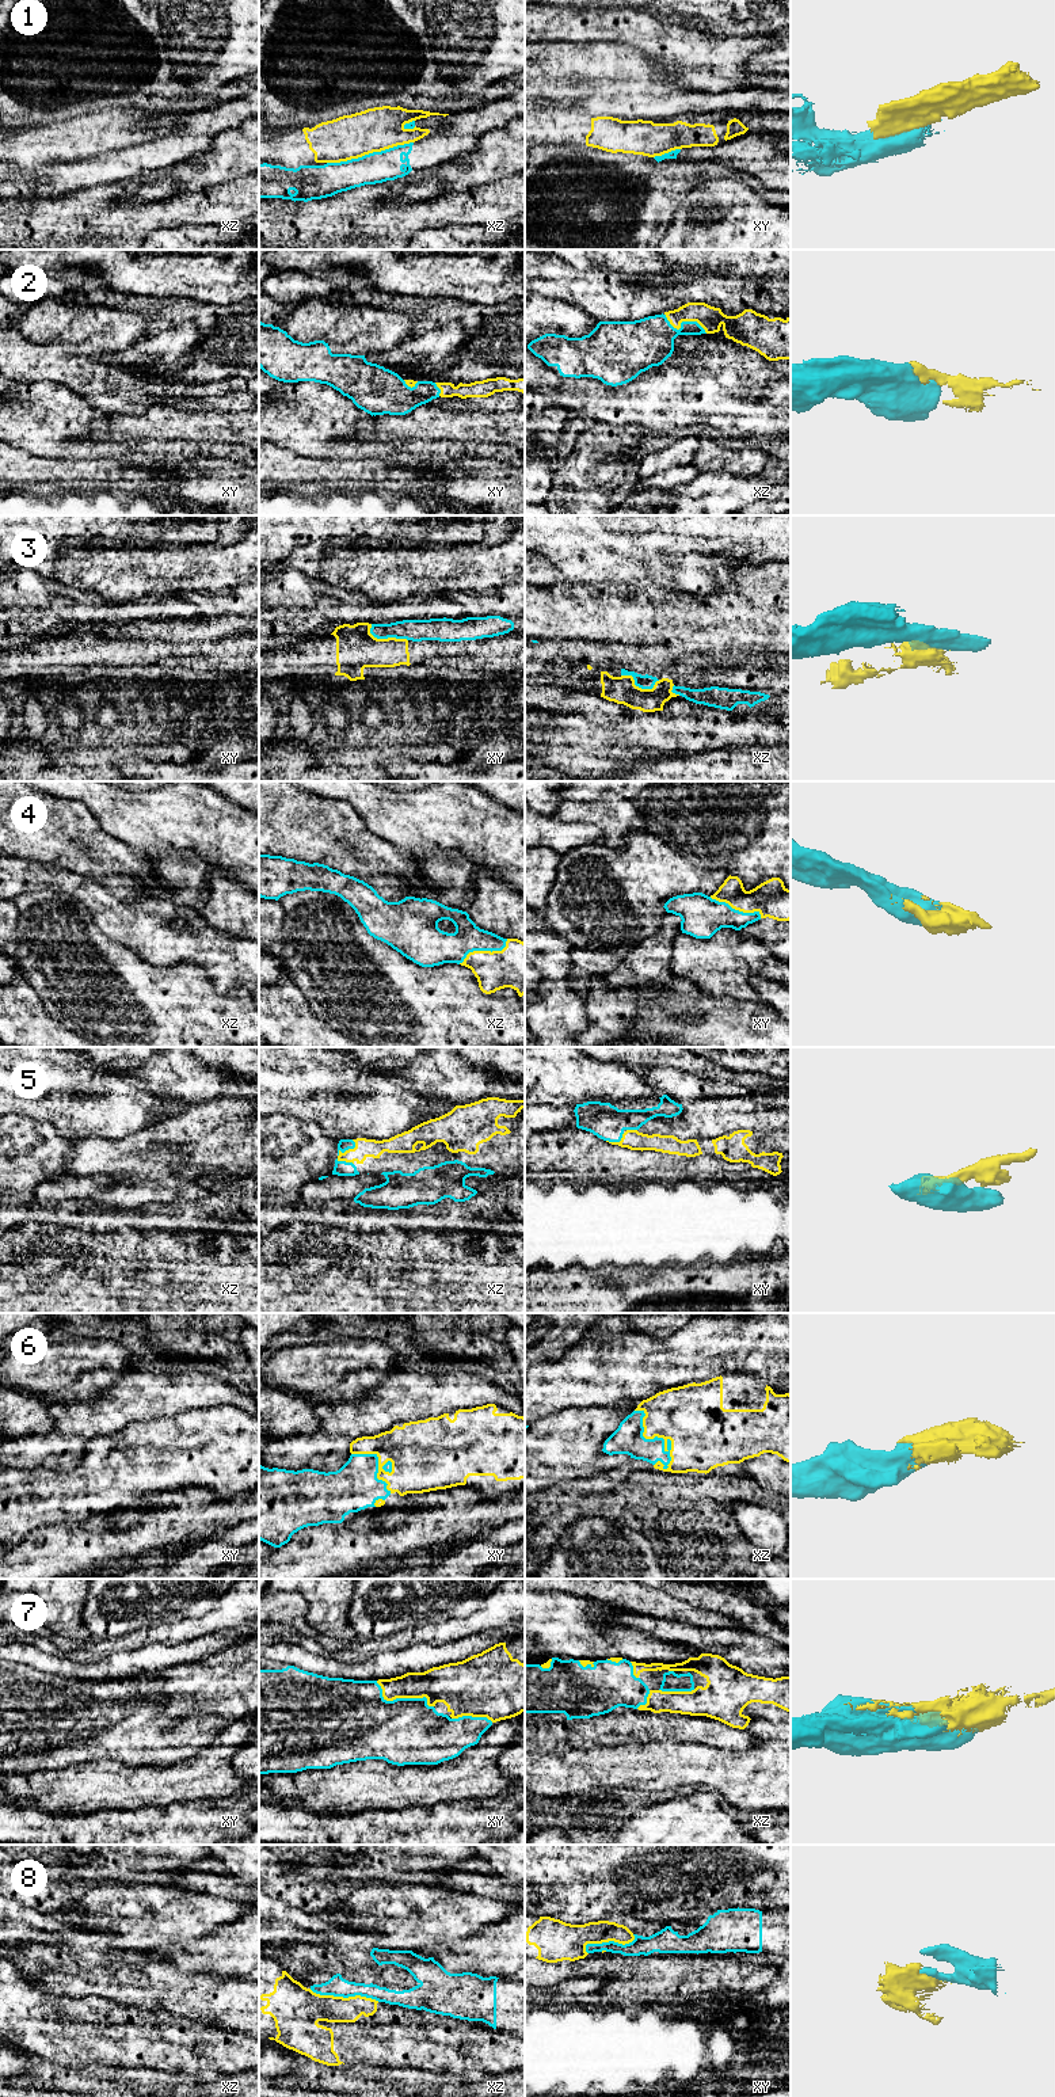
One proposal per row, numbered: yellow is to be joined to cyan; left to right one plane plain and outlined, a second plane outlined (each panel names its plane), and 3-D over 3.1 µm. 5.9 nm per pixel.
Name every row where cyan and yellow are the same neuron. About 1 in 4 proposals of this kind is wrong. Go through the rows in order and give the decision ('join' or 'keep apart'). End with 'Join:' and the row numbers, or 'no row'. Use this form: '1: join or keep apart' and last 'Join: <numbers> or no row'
1: keep apart
2: join
3: keep apart
4: join
5: join
6: join
7: join
8: keep apart
Join: 2, 4, 5, 6, 7

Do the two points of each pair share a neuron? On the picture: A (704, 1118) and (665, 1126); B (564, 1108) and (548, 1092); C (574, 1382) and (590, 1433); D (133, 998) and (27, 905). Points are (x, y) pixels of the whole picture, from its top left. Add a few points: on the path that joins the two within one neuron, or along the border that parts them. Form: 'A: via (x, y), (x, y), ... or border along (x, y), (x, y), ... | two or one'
A: via (694, 1121), (674, 1126) | one
B: border along (575, 1103), (540, 1104) | two
C: border along (591, 1407), (570, 1407), (551, 1415) | two
D: via (107, 981), (96, 970), (92, 970), (53, 931) | one

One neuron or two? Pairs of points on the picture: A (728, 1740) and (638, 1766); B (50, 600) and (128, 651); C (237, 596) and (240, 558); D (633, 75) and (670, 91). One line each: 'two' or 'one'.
A: two
B: two
C: two
D: one

